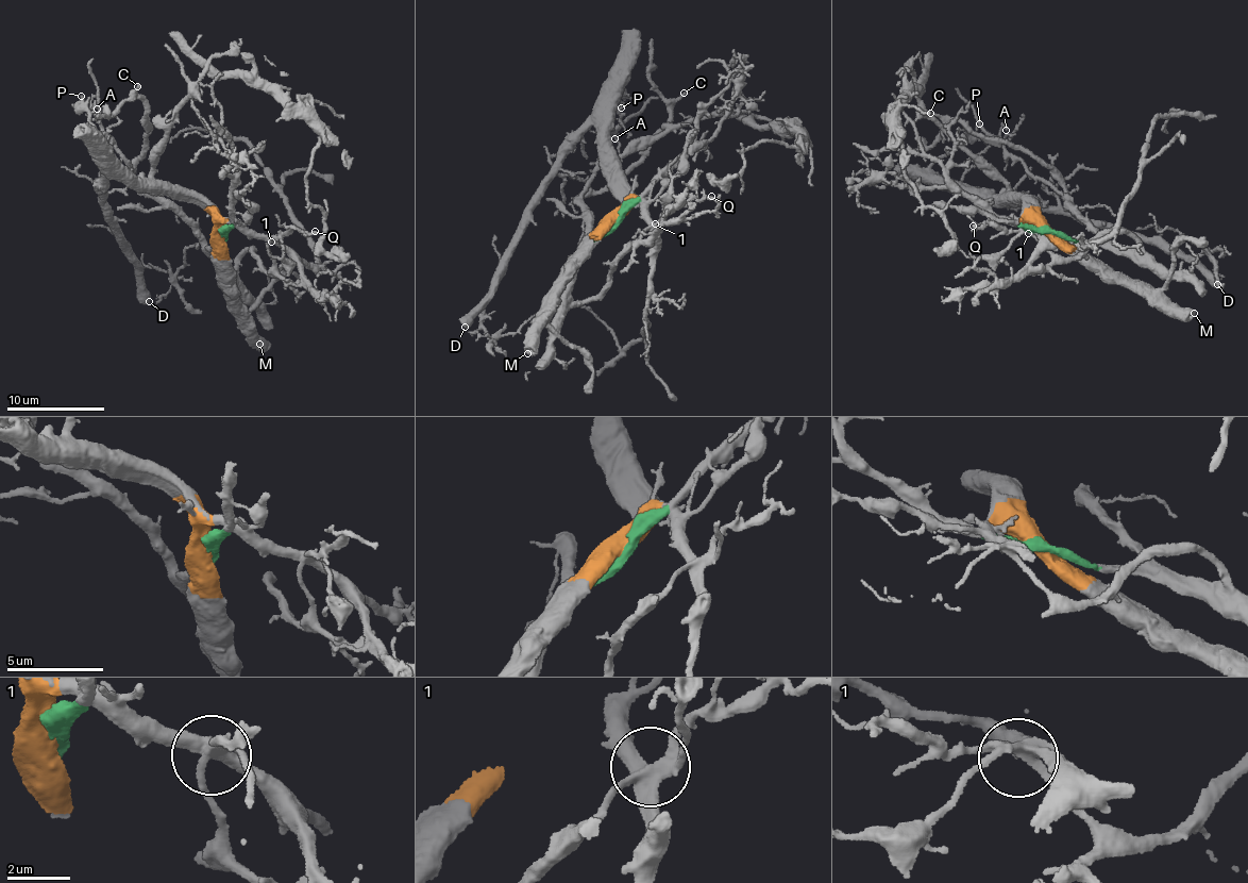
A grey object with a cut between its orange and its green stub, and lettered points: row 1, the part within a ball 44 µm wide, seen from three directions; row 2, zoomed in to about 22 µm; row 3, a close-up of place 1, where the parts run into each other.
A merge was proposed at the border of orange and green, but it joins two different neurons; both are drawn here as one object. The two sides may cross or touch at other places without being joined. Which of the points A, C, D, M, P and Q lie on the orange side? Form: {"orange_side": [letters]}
{"orange_side": ["D", "M", "P"]}

